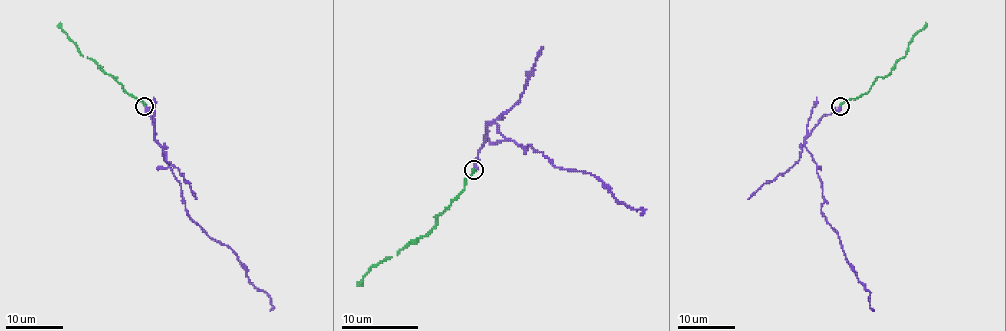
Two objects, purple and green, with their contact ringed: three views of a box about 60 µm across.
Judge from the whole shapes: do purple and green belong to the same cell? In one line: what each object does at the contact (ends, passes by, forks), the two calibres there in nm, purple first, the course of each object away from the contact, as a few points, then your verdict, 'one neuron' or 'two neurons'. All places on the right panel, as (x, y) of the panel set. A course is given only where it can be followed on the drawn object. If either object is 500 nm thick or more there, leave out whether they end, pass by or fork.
purple ends | green ends | 400/160 nm | purple via (839, 105), (821, 118), (805, 146), (822, 186), (821, 213), (838, 233), (845, 259), (869, 294), (874, 311) | green via (839, 105), (846, 100), (861, 97), (878, 77), (888, 75), (905, 57), (911, 39), (925, 22) | two neurons

